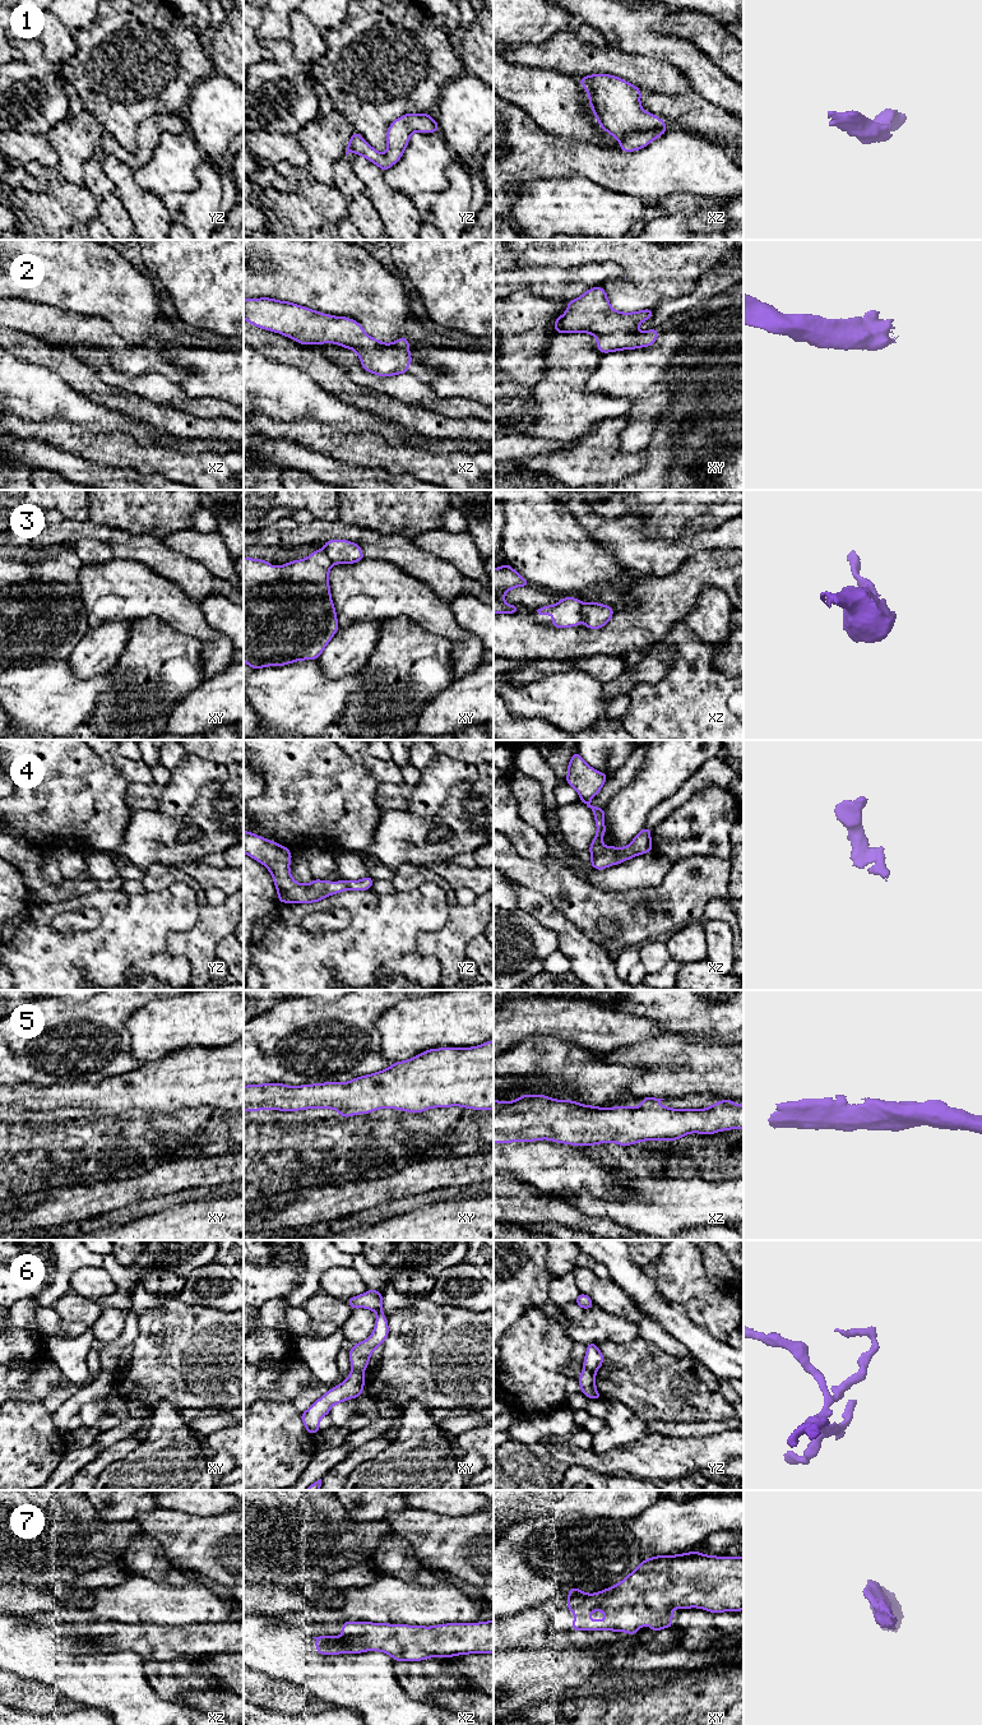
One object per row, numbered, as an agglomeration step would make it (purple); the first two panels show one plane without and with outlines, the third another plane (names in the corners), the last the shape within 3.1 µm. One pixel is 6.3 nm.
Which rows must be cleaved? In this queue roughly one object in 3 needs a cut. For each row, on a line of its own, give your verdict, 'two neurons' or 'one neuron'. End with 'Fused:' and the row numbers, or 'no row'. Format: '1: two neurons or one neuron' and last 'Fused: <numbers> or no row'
1: one neuron
2: one neuron
3: two neurons
4: one neuron
5: one neuron
6: two neurons
7: one neuron
Fused: 3, 6

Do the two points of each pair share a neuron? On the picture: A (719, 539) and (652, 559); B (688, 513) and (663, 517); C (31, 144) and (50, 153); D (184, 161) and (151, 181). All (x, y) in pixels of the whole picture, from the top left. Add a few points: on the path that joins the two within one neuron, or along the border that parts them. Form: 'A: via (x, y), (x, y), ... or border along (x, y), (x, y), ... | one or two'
A: via (703, 540), (668, 554) | one
B: via (681, 517), (670, 517) | one
C: via (36, 147), (45, 153) | one
D: via (176, 162), (166, 172), (158, 175) | one

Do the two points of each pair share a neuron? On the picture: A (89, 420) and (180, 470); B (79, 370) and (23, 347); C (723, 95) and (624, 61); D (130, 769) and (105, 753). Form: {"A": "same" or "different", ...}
{"A": "different", "B": "same", "C": "different", "D": "same"}

